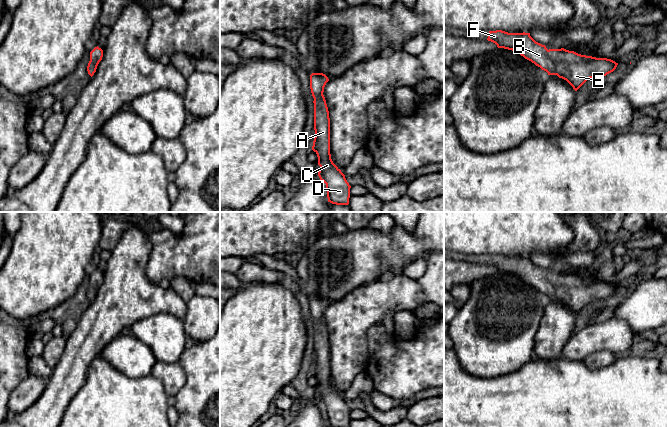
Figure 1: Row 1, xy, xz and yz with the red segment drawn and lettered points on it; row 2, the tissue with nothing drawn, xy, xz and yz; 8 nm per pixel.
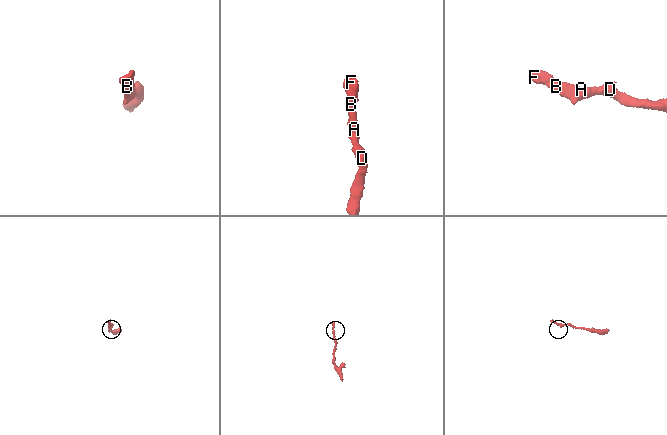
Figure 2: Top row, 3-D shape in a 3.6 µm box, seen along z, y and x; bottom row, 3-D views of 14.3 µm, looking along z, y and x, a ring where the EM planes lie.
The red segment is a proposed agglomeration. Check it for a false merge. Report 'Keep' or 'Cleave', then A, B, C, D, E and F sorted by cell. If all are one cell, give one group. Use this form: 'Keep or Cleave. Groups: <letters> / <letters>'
Keep. Groups: A B C D E F

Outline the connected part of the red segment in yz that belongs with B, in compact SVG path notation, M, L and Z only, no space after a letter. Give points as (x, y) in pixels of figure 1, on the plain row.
M489 255L487 264L495 267L498 272L519 277L548 299L557 299L566 304L575 315L588 303L606 300L618 289L611 283L581 279L564 272L548 274L545 269L536 266L530 257L525 256Z

